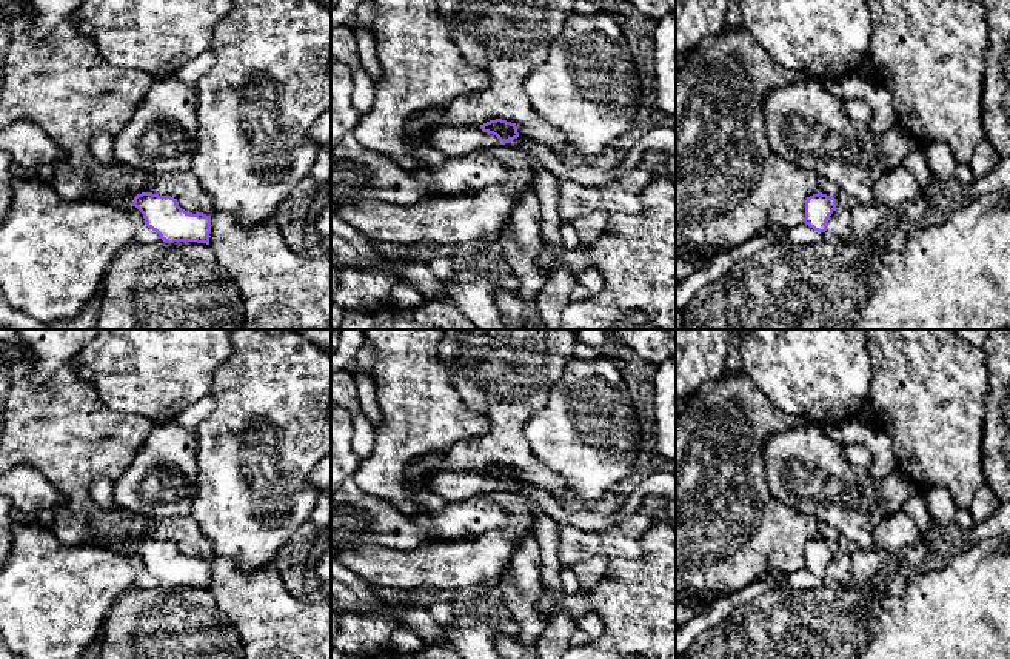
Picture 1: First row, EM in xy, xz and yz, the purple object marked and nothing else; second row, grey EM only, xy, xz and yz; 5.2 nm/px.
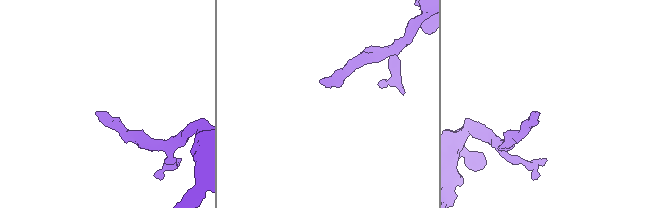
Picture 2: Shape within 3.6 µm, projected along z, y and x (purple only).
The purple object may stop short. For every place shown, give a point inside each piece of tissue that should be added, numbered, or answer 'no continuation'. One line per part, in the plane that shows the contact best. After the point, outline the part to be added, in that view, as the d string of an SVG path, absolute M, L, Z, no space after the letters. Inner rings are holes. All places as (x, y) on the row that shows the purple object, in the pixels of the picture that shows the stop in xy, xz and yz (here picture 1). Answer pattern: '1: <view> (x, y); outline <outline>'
1: xz (451, 140); outline M439 126L430 134L430 146L443 152L446 157L463 156L473 151L490 151L502 142L480 126Z

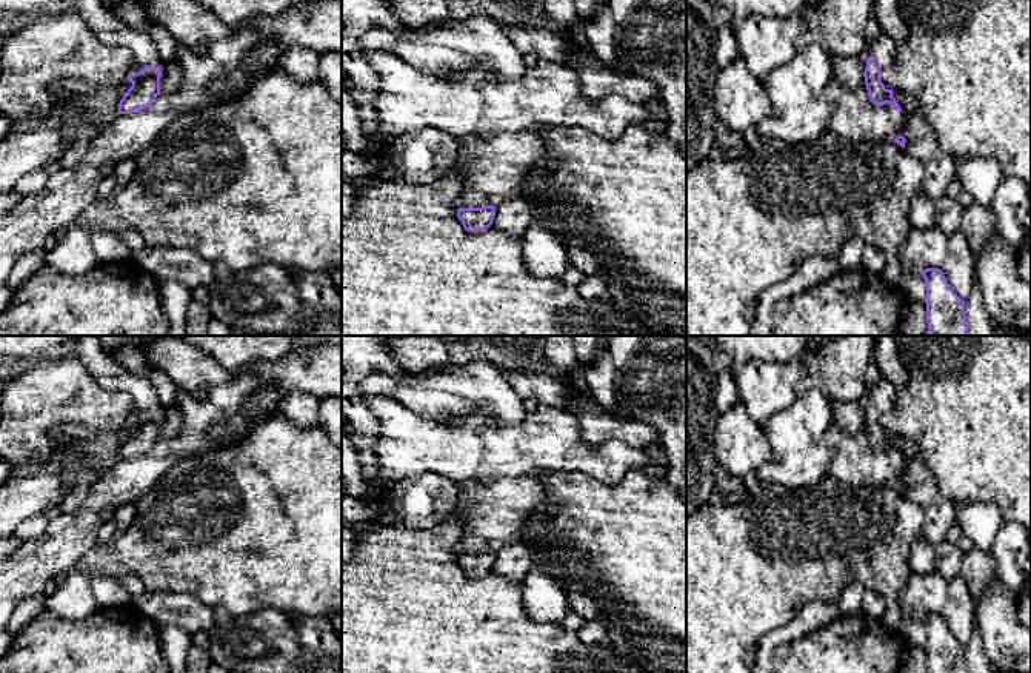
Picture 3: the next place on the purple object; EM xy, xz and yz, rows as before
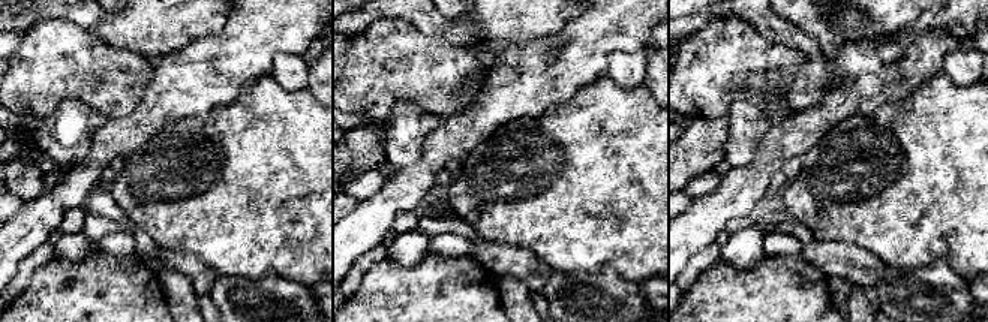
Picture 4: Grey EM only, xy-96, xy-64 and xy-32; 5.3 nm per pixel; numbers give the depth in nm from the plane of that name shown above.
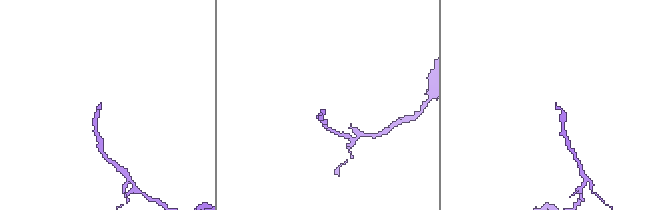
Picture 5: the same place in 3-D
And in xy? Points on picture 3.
1: xy (111, 30); outline M75 0L75 12L89 29L106 45L125 46L134 55L134 72L145 66L162 69L163 60L149 34L131 28L111 12L102 0Z

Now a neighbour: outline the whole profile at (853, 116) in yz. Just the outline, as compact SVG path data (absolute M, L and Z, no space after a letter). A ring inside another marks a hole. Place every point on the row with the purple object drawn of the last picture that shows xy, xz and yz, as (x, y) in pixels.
M831 79L825 99L831 106L828 129L851 142L896 140L899 136L899 112L889 103L877 106L863 83L856 91L843 89Z

